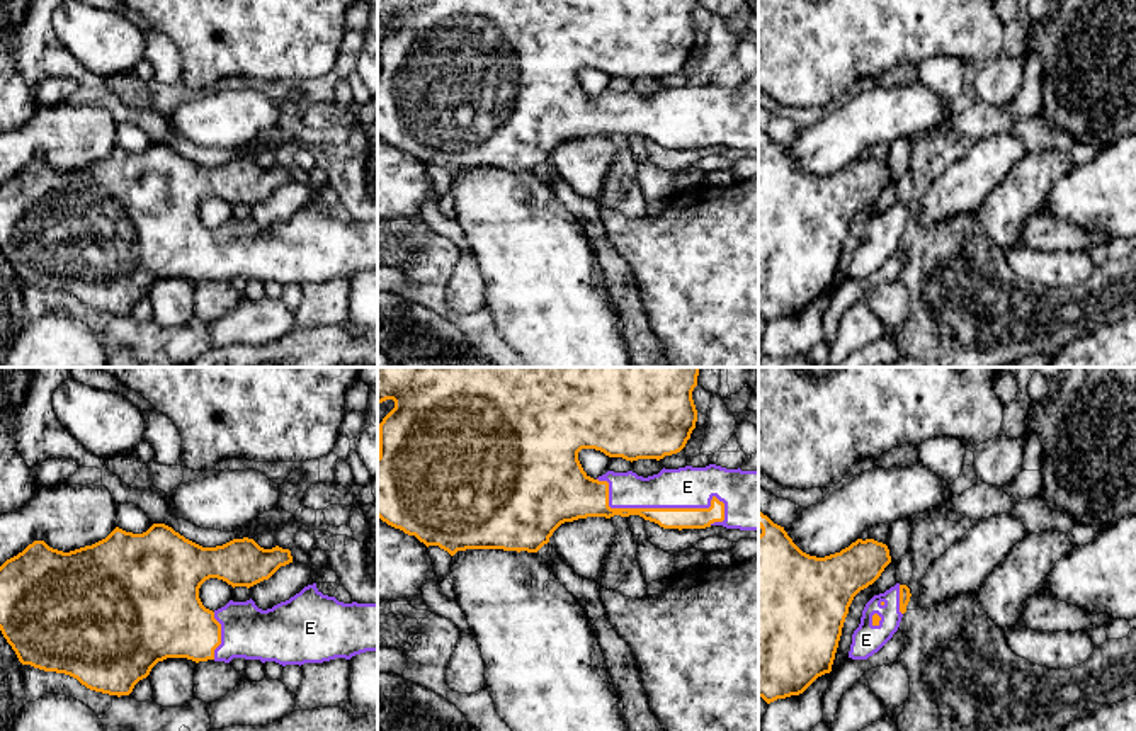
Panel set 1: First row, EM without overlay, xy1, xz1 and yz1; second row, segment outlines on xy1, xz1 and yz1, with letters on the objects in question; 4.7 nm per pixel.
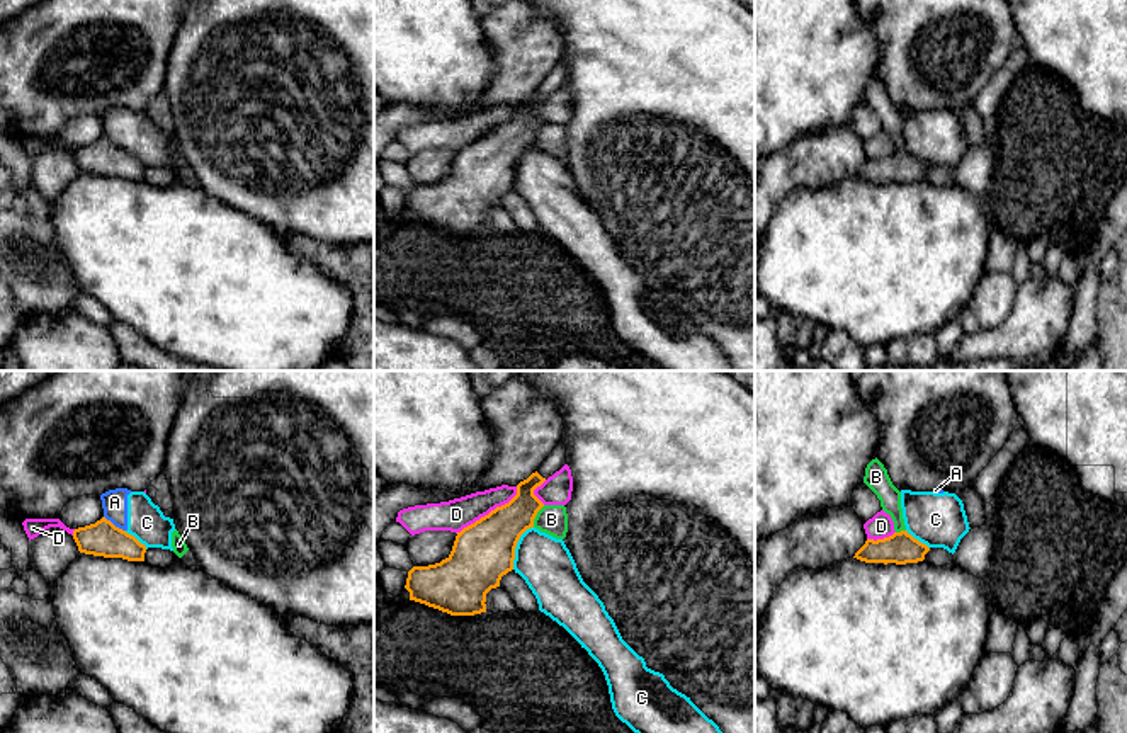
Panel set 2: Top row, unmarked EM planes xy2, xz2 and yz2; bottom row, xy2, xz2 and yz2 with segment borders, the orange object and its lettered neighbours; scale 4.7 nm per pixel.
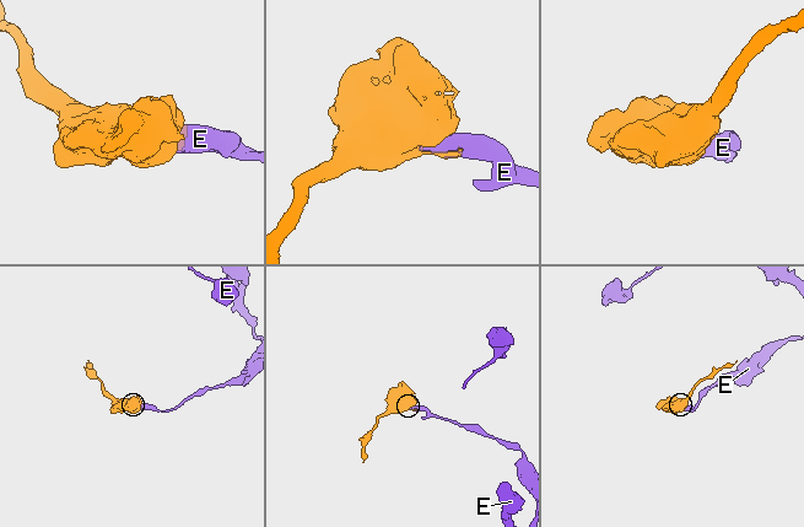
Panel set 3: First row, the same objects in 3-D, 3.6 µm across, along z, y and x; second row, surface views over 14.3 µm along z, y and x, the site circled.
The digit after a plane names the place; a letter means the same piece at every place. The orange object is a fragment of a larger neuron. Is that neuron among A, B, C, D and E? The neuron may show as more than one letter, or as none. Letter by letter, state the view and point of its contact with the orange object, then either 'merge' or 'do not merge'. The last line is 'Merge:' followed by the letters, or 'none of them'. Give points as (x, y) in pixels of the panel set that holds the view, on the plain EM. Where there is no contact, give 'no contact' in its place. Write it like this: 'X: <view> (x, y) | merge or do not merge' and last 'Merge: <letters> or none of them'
A: xy2 (113, 143) | do not merge
B: xz2 (536, 133) | do not merge
C: xz2 (515, 165) | do not merge
D: xz2 (490, 131) | do not merge
E: xz1 (660, 128) | merge
Merge: E

